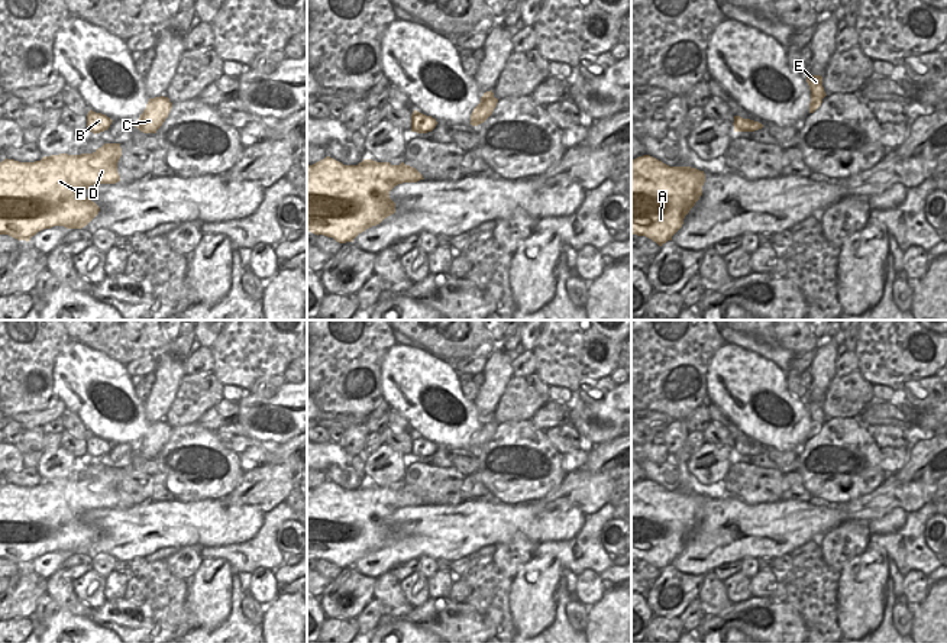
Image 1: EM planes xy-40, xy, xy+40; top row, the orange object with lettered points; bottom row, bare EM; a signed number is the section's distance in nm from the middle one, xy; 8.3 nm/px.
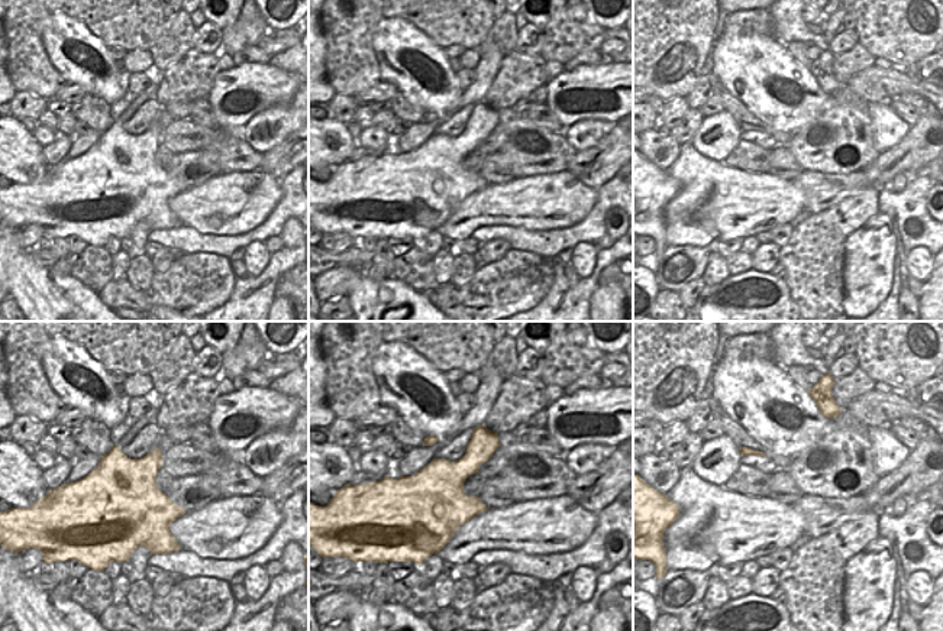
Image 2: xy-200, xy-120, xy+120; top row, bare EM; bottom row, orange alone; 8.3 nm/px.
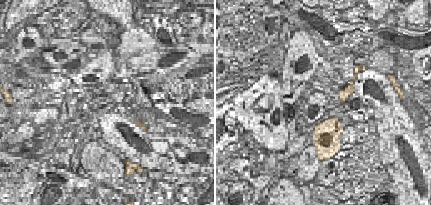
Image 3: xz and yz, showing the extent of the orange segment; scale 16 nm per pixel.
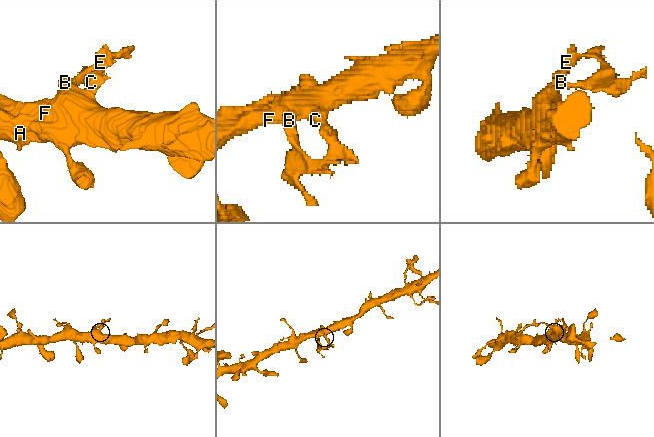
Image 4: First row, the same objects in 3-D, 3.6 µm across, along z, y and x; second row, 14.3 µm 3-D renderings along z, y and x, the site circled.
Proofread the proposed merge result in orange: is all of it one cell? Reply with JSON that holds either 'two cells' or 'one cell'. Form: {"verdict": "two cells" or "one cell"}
{"verdict": "two cells"}

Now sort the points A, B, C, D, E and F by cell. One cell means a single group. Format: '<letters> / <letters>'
A C D F / B E

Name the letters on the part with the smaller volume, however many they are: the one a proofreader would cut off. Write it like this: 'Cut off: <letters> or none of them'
Cut off: B, E

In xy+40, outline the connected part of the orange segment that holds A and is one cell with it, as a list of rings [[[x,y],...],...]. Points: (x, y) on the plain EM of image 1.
[[[650,479],[631,484],[631,558],[646,560],[659,571],[672,565],[702,520],[704,507],[705,498],[696,492],[669,491]]]

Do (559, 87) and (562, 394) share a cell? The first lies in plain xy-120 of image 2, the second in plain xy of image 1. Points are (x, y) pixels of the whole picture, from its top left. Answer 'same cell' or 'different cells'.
different cells

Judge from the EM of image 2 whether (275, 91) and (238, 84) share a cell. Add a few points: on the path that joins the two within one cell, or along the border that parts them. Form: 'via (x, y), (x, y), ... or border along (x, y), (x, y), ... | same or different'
via (267, 87), (246, 87) | same

